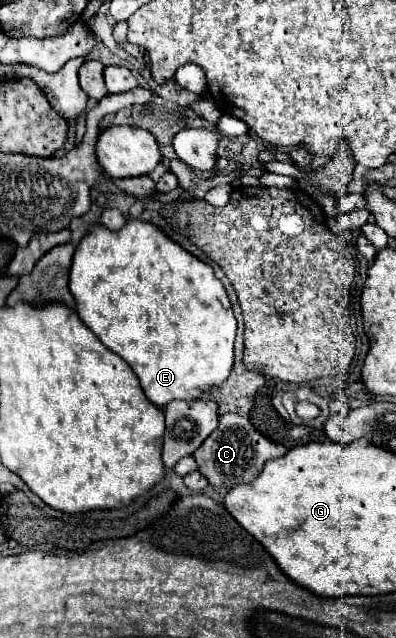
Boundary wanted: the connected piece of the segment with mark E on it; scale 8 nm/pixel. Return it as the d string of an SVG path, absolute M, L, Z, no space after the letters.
M130 220L130 222L124 224L124 228L120 232L110 232L110 230L106 230L104 226L98 224L88 236L82 238L82 242L78 244L78 248L74 252L72 270L70 270L70 284L68 286L70 286L72 294L74 294L76 312L78 312L80 320L98 336L98 340L108 350L112 350L114 354L118 354L122 360L128 362L128 366L138 376L140 386L142 386L146 398L152 404L156 404L158 408L166 408L166 404L170 404L172 400L198 400L212 386L220 386L222 382L228 380L228 376L232 372L232 364L234 364L234 338L236 338L236 318L232 314L232 306L230 306L228 294L226 294L222 282L216 278L214 270L208 264L204 264L202 260L198 260L196 256L186 252L182 246L172 242L154 224L140 222L140 220Z

